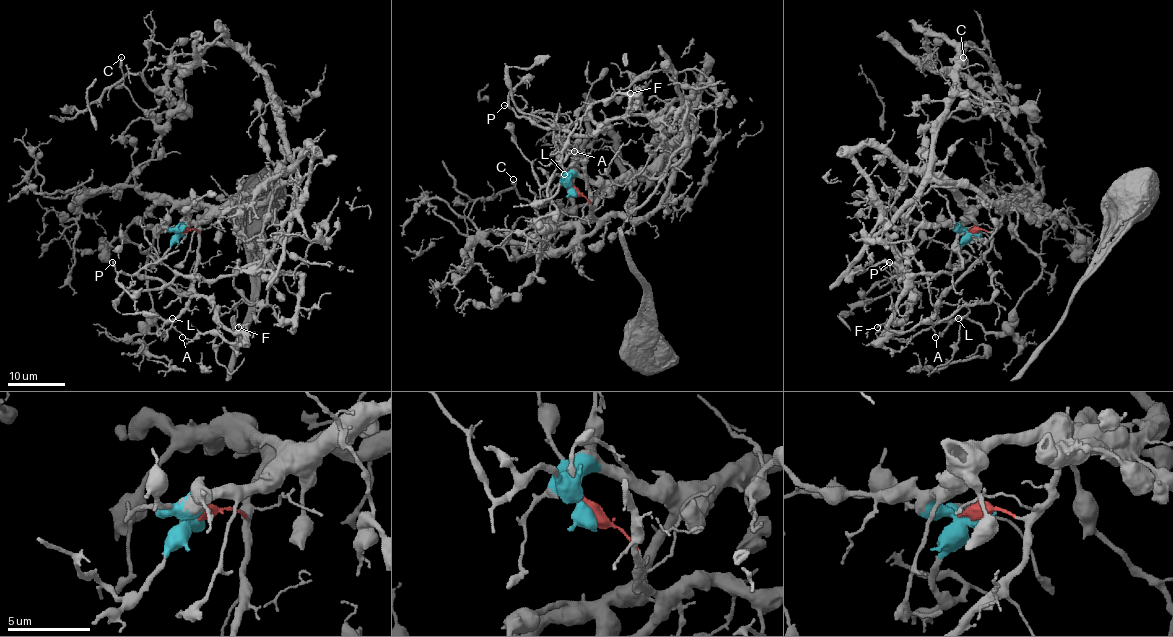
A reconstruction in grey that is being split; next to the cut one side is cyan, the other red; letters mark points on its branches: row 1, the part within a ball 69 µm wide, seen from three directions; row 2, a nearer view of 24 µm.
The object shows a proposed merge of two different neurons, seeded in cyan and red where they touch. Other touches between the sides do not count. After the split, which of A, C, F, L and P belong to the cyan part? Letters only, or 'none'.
F, P

